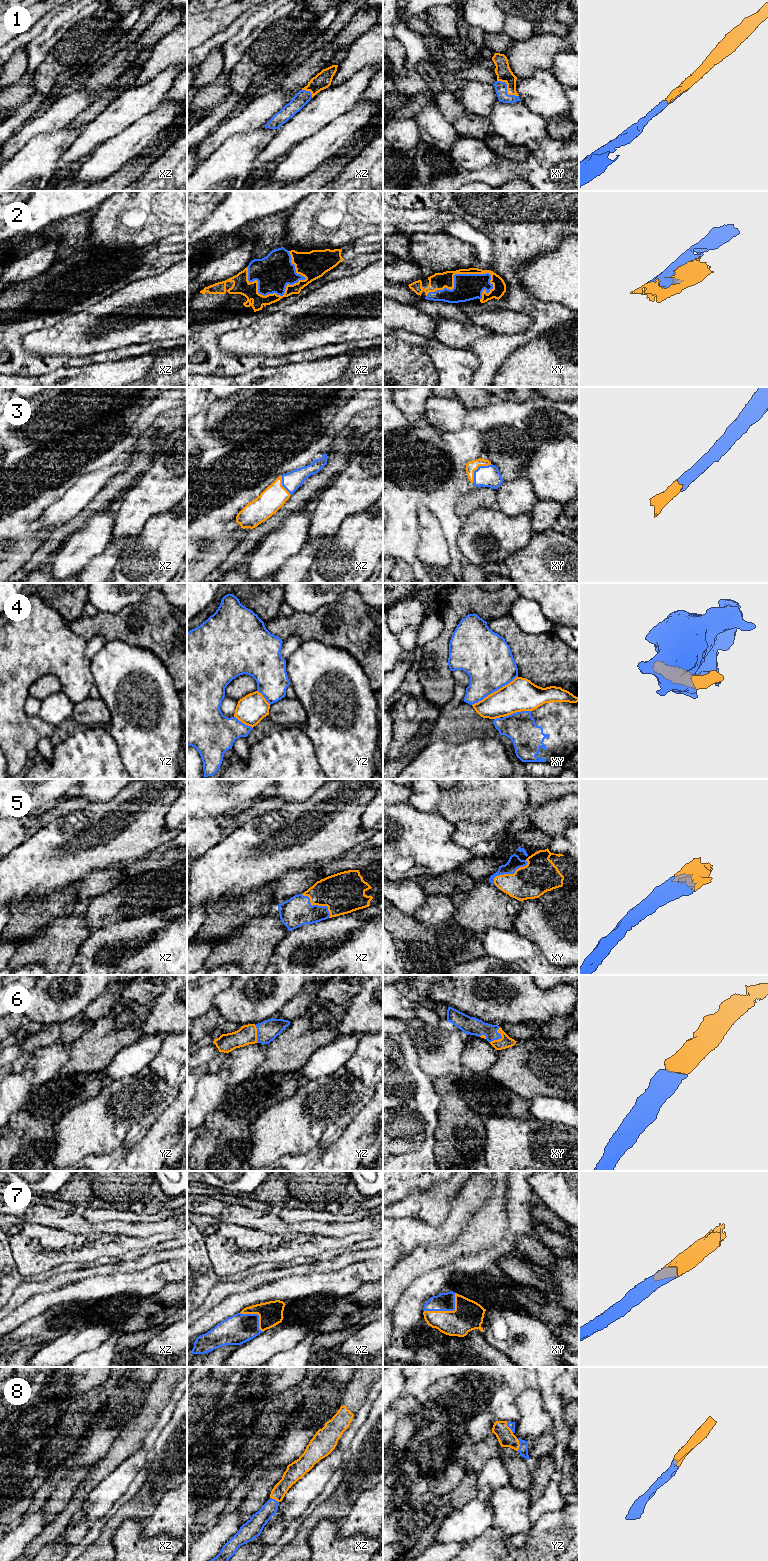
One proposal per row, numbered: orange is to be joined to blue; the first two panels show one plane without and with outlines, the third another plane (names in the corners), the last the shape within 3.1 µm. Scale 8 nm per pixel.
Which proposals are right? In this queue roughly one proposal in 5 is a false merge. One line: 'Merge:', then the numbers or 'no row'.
Merge: 1, 2, 3, 5, 6, 7, 8

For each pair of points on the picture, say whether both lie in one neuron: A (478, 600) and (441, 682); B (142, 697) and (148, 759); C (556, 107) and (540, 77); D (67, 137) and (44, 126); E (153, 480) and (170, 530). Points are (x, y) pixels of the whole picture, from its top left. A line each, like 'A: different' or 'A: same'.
A: same
B: same
C: same
D: different
E: different

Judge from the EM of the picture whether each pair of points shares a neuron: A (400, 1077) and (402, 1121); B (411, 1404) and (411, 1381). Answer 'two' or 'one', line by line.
A: two
B: one

